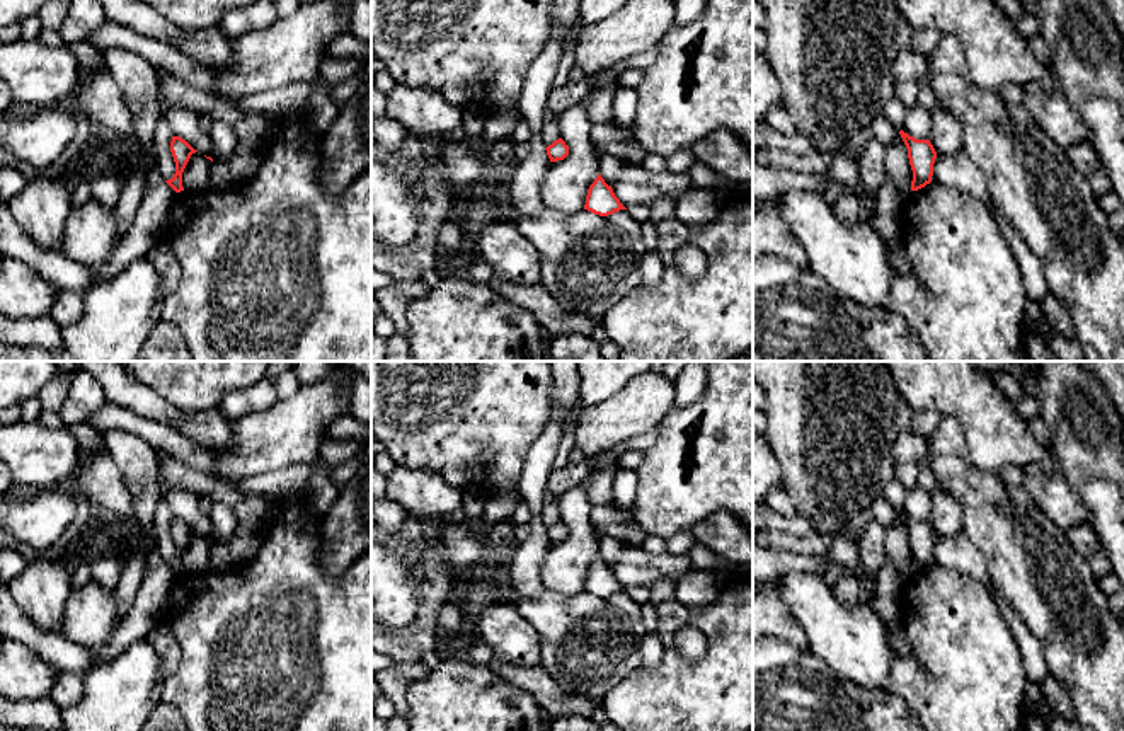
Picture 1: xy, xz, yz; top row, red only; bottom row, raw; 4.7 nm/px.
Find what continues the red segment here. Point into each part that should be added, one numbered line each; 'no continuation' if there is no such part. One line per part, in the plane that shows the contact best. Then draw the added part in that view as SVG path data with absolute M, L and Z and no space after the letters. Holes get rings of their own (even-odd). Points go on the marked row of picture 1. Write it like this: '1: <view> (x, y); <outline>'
no continuation

